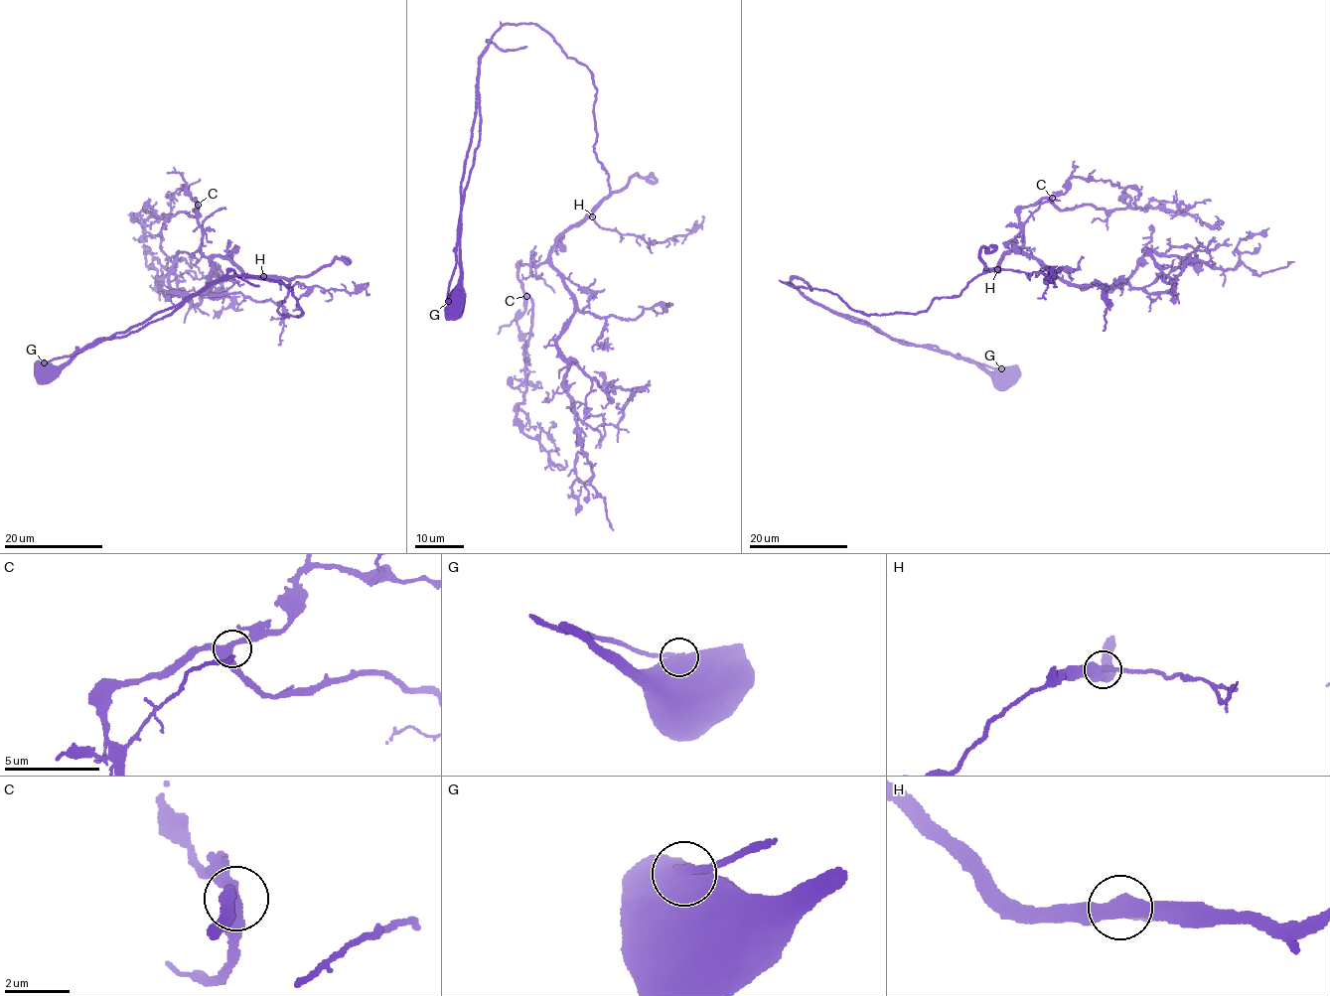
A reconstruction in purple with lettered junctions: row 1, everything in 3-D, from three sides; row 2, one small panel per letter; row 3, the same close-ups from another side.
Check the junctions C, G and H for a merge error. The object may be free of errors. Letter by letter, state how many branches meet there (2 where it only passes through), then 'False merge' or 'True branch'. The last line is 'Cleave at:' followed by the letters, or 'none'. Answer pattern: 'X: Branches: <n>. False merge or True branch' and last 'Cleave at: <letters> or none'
C: Branches: 3. True branch
G: Branches: 3. False merge
H: Branches: 3. True branch
Cleave at: G

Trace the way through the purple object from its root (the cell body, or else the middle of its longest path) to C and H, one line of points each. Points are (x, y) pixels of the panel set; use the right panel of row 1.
C: (1004, 378), (784, 282), (868, 315), (925, 311), (1021, 251), (1019, 212), (1052, 198)
H: (1004, 378), (966, 358), (892, 339), (784, 282), (834, 293), (868, 315), (915, 314), (997, 269)

